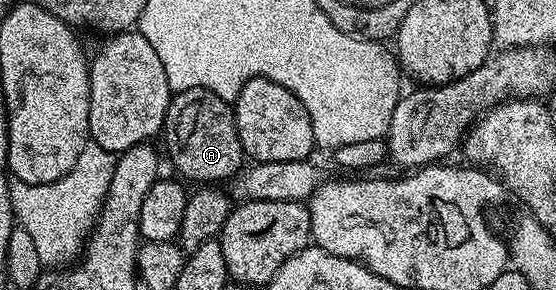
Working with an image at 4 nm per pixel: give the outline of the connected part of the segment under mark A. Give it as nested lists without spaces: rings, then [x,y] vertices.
[[[194,88],[174,93],[163,132],[167,136],[166,159],[171,159],[180,177],[188,176],[200,180],[200,185],[211,186],[219,182],[215,180],[230,181],[244,167],[245,153],[237,134],[235,109],[228,101],[217,98],[213,90]]]

